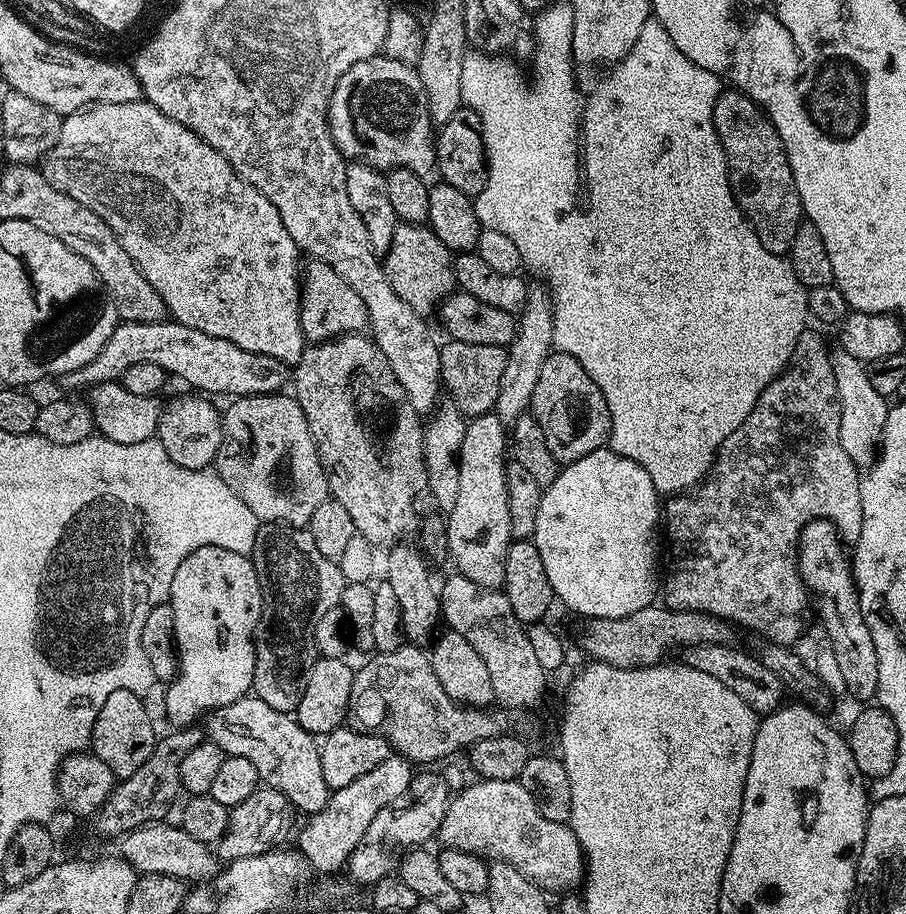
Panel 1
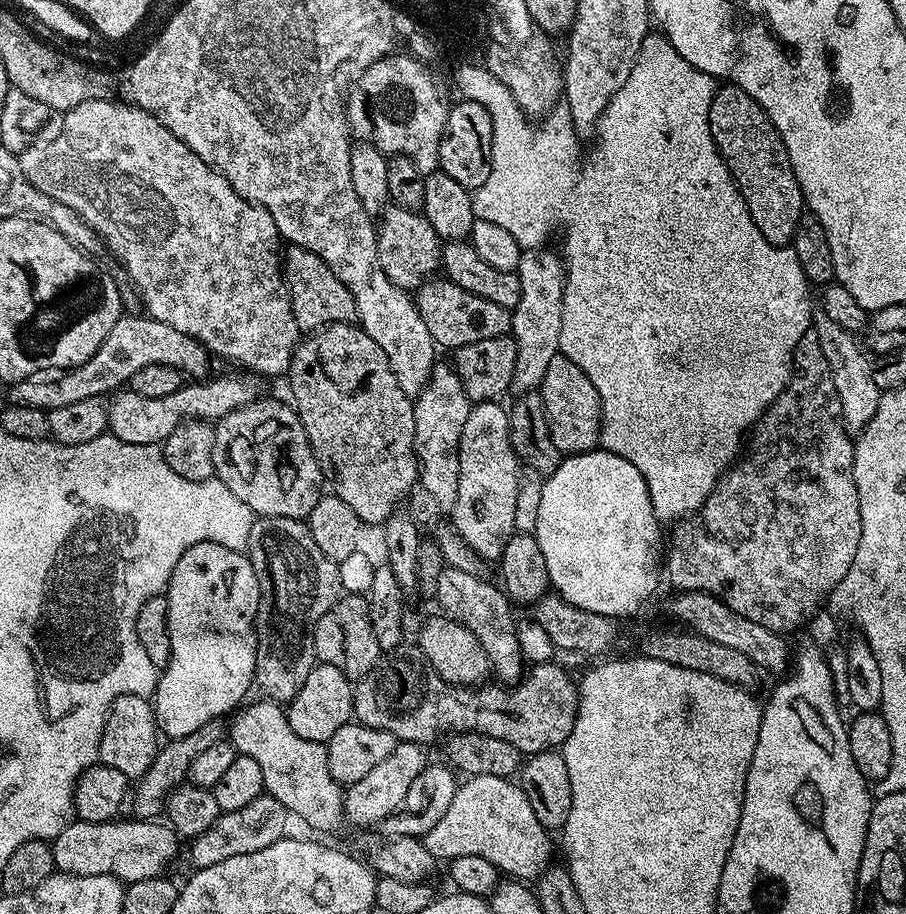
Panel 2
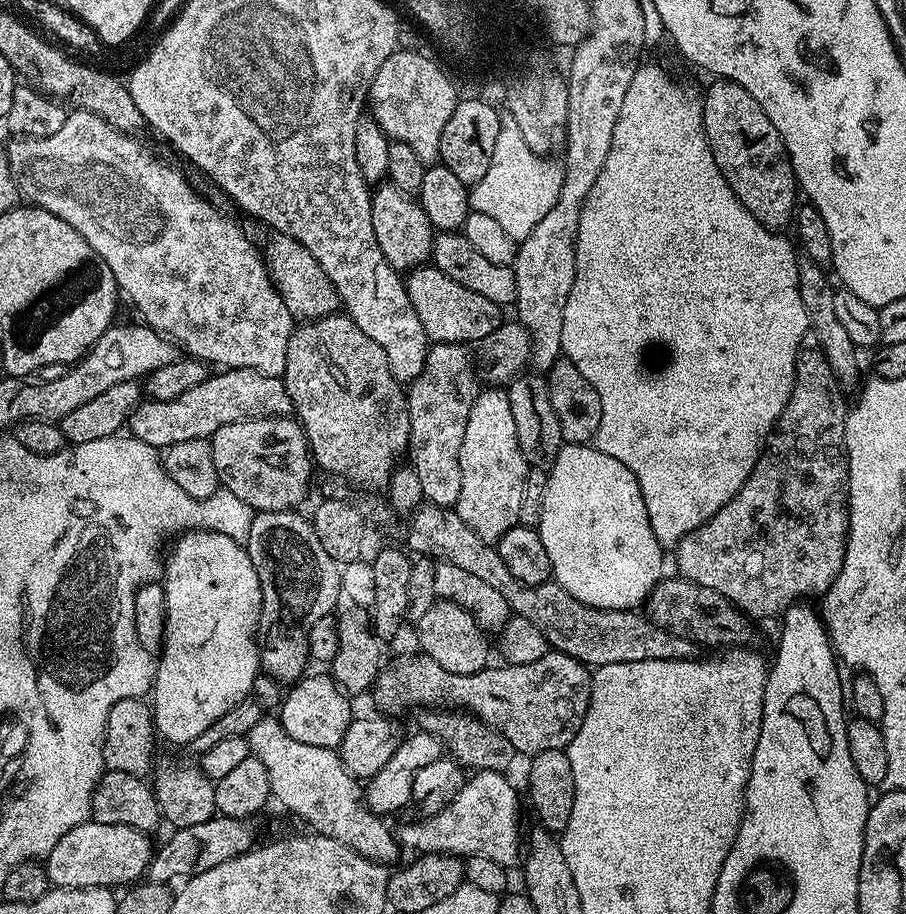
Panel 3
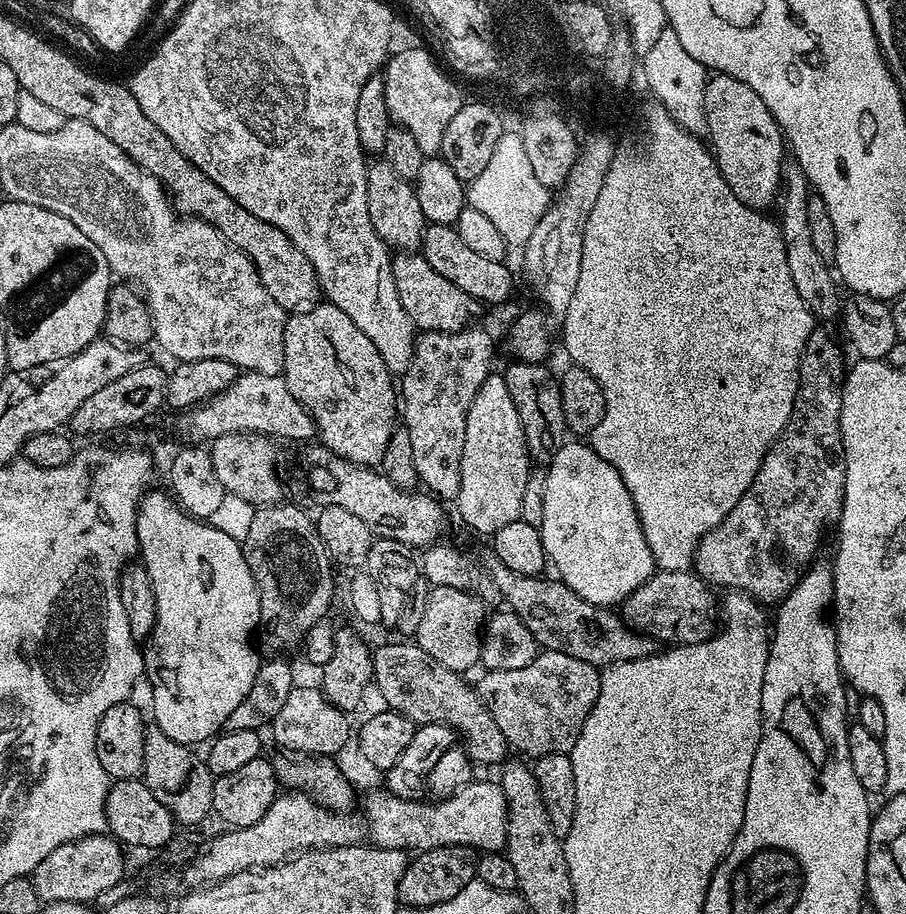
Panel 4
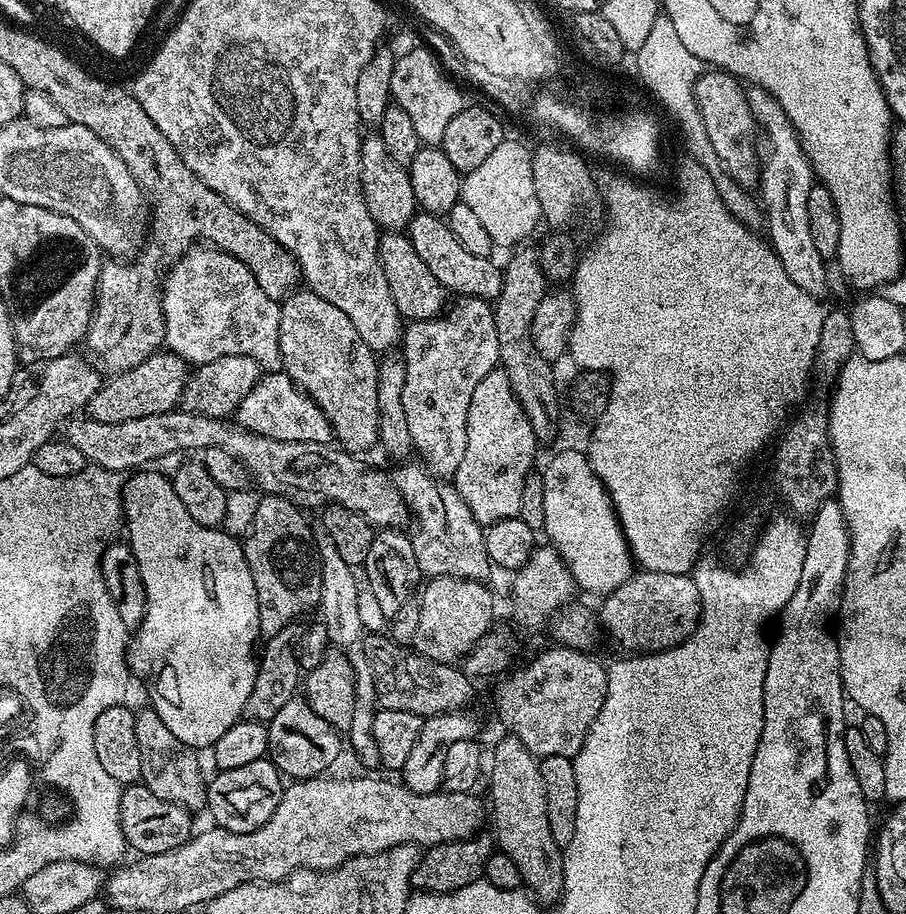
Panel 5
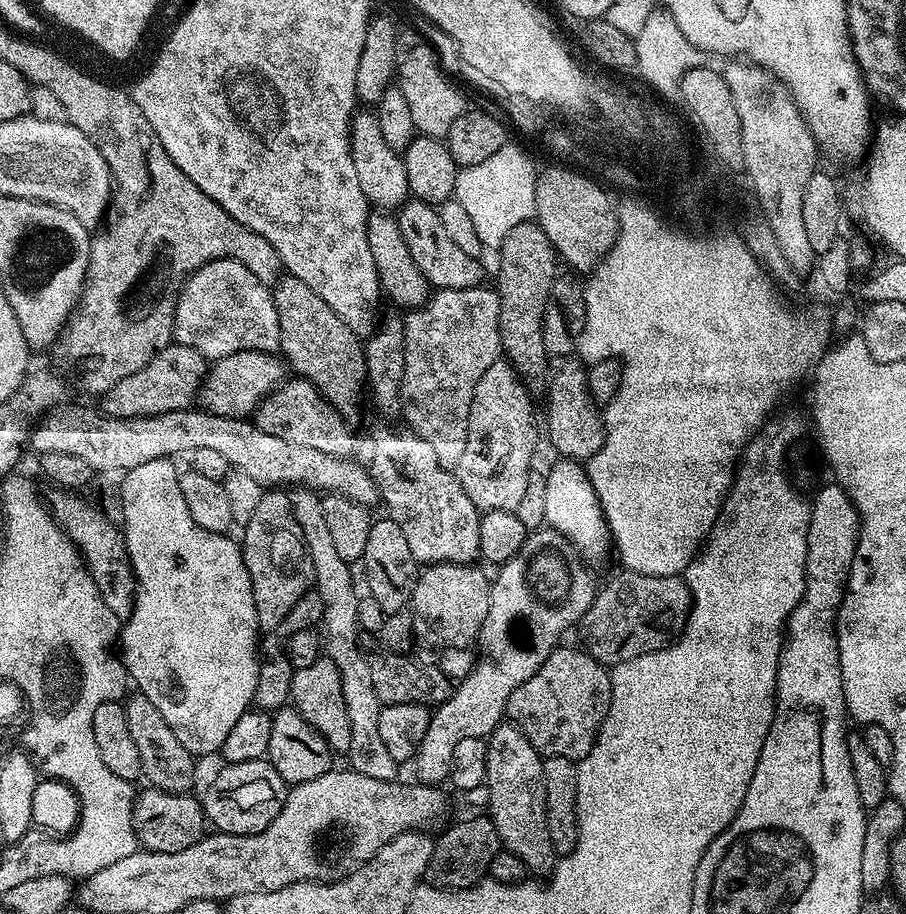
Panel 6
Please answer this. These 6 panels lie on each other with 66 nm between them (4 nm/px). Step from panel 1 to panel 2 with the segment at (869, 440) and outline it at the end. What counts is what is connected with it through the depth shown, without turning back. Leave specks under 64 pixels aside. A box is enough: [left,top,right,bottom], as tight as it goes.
[814,314,882,430]

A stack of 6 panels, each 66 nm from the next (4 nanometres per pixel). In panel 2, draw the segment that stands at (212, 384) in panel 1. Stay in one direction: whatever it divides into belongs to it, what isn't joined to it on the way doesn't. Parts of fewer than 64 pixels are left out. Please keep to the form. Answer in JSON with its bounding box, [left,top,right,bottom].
[7,314,210,410]

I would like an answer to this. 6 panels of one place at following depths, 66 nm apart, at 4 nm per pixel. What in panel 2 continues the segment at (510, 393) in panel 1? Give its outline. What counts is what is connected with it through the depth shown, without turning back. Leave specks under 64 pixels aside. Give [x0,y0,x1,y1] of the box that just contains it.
[510,246,564,394]

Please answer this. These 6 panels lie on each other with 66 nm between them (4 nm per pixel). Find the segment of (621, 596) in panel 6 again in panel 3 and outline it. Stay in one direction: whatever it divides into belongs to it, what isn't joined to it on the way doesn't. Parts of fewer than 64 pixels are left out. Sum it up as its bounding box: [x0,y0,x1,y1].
[646,574,753,650]

